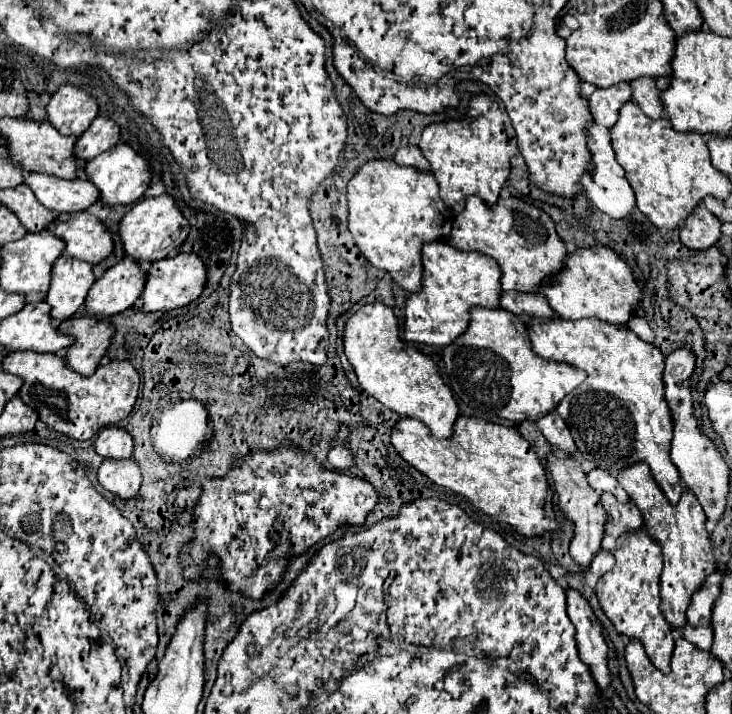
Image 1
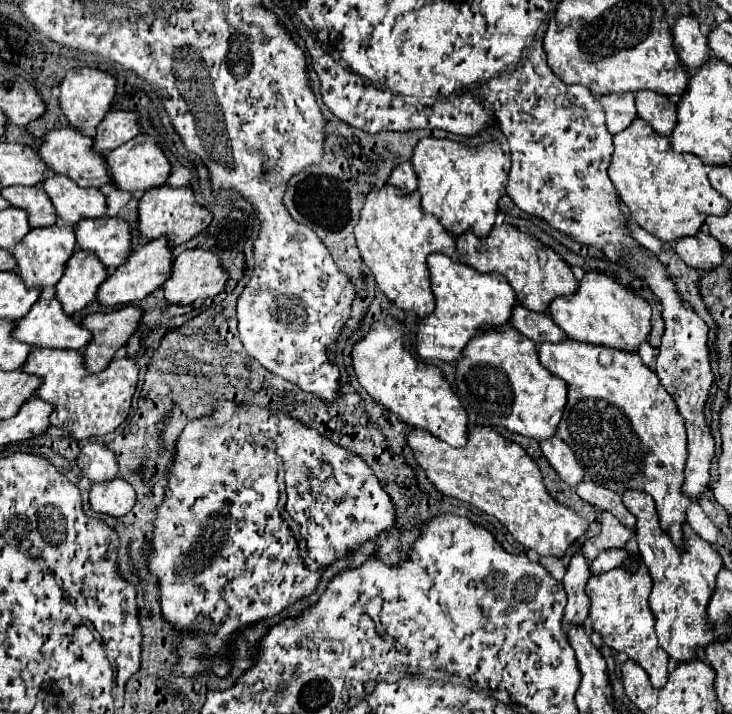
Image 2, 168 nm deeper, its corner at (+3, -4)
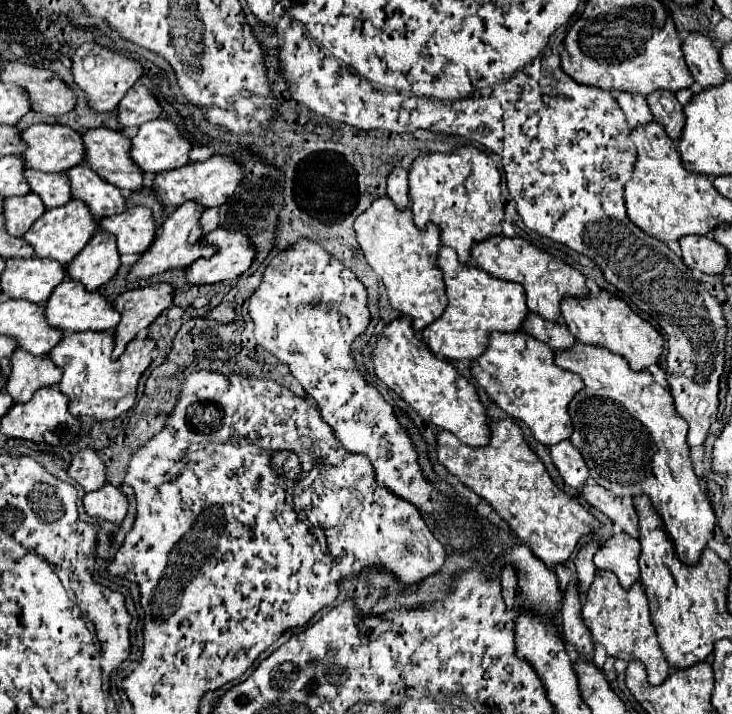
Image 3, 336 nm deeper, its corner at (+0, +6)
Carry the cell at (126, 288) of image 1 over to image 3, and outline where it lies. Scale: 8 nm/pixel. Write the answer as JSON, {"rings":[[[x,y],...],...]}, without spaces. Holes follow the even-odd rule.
{"rings":[[[186,201],[172,215],[168,215],[166,221],[162,223],[160,235],[156,235],[154,243],[150,245],[150,249],[132,267],[128,279],[130,281],[148,279],[148,277],[152,277],[156,273],[164,273],[164,271],[170,271],[170,269],[186,269],[198,257],[212,257],[214,255],[214,247],[202,247],[200,245],[200,241],[204,237],[204,231],[200,227],[200,215],[202,213],[204,213],[202,205],[198,205],[196,201]]]}

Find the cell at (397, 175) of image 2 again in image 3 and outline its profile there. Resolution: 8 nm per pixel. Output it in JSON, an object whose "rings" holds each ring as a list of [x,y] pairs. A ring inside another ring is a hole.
{"rings":[[[396,167],[388,177],[388,197],[396,205],[396,209],[408,207],[408,171]]]}

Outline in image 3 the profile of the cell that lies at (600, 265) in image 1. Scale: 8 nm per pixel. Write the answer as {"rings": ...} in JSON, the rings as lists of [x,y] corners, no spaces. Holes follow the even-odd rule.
{"rings":[[[600,291],[598,297],[566,297],[562,301],[562,319],[580,343],[604,347],[622,355],[634,371],[644,371],[650,365],[660,363],[660,355],[664,351],[662,335],[638,313],[634,313],[628,303],[610,295],[608,291]]]}

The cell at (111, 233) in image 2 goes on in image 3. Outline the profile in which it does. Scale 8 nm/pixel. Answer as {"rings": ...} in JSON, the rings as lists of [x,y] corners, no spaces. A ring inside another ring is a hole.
{"rings":[[[132,207],[120,215],[106,217],[100,227],[118,239],[118,251],[122,255],[142,255],[156,237],[156,225],[148,207]]]}

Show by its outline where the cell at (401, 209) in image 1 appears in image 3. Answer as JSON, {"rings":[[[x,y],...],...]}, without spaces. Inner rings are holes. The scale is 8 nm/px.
{"rings":[[[380,197],[356,217],[354,231],[366,263],[386,287],[392,309],[412,317],[412,327],[416,331],[422,331],[426,325],[436,321],[446,309],[444,279],[436,265],[440,249],[438,227],[430,223],[424,231],[416,229],[410,207],[398,211],[388,197]]]}

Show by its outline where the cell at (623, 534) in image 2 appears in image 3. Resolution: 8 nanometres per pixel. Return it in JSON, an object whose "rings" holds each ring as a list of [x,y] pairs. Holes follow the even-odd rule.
{"rings":[[[584,545],[574,559],[576,583],[578,583],[578,591],[580,591],[582,597],[586,595],[586,589],[590,587],[590,581],[594,579],[594,573],[596,573],[596,565],[592,561],[596,551],[598,551],[598,545]]]}

